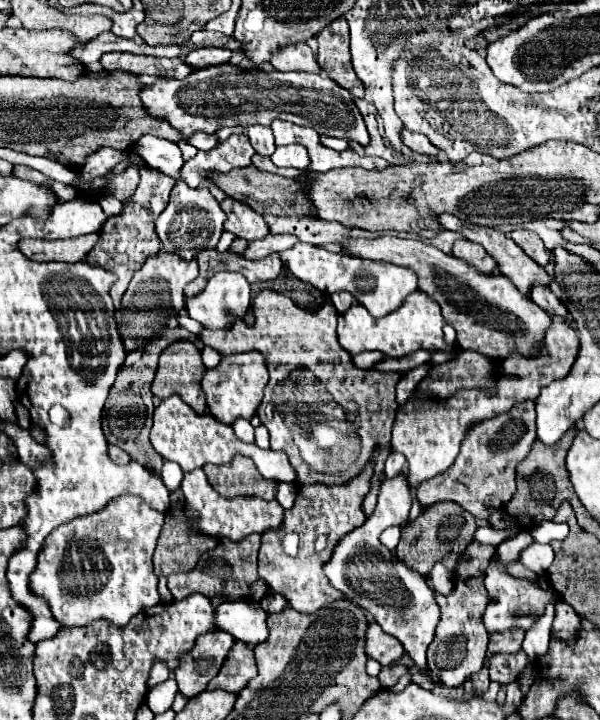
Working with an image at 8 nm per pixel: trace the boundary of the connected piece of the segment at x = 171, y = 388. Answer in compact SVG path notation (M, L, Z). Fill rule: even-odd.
M174 342L160 354L152 394L168 398L178 394L196 414L206 412L206 398L202 398L200 380L206 372L200 352L192 342Z

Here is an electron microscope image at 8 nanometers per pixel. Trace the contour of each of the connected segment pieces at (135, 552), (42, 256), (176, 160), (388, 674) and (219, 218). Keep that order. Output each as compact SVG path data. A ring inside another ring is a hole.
M134 494L118 496L110 500L108 506L90 516L80 516L72 522L64 522L54 530L54 534L48 534L42 550L38 552L36 570L30 574L30 592L50 606L52 616L60 622L62 628L88 626L90 622L100 618L110 620L116 626L126 626L132 616L162 602L158 592L158 578L154 576L152 568L152 552L156 548L162 522L164 514L154 510Z
M84 234L78 238L66 238L66 240L36 240L26 238L20 240L18 248L22 254L30 260L38 262L80 262L86 258L86 254L94 248L98 242L98 234Z
M144 136L134 144L134 150L140 154L144 162L148 162L154 170L160 170L162 174L180 176L180 168L184 164L180 148L174 142L166 142L154 136Z
M394 664L394 666L382 668L382 670L380 670L380 674L378 674L378 680L380 680L382 688L392 688L392 686L398 682L398 678L400 678L402 674L414 674L415 672L419 672L419 668L416 665L411 668L406 668L406 666Z
M182 178L170 192L170 202L166 206L166 248L180 258L194 258L200 250L214 248L224 232L222 224L226 220L224 210L208 188L190 188Z

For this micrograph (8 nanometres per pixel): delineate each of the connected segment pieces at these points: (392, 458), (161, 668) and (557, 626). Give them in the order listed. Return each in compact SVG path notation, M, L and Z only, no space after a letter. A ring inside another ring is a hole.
M390 452L386 460L386 478L394 478L394 474L400 474L404 466L406 466L406 458L402 458L402 454L398 452Z
M154 660L152 670L150 670L150 676L148 676L148 680L146 680L146 686L148 686L148 690L152 690L154 686L166 682L168 678L170 678L170 668L166 666L166 662Z
M556 602L556 618L552 634L558 634L558 638L574 638L574 630L578 630L578 614L574 608L566 602Z

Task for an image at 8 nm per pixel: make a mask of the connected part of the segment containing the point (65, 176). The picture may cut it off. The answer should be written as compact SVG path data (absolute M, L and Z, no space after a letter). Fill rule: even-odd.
M26 156L24 164L30 166L30 168L40 170L40 172L46 174L48 178L58 180L58 182L64 182L64 184L74 184L74 182L78 180L78 176L66 166L62 166L62 164L58 164L58 162L50 162L50 160L46 160L46 158Z

